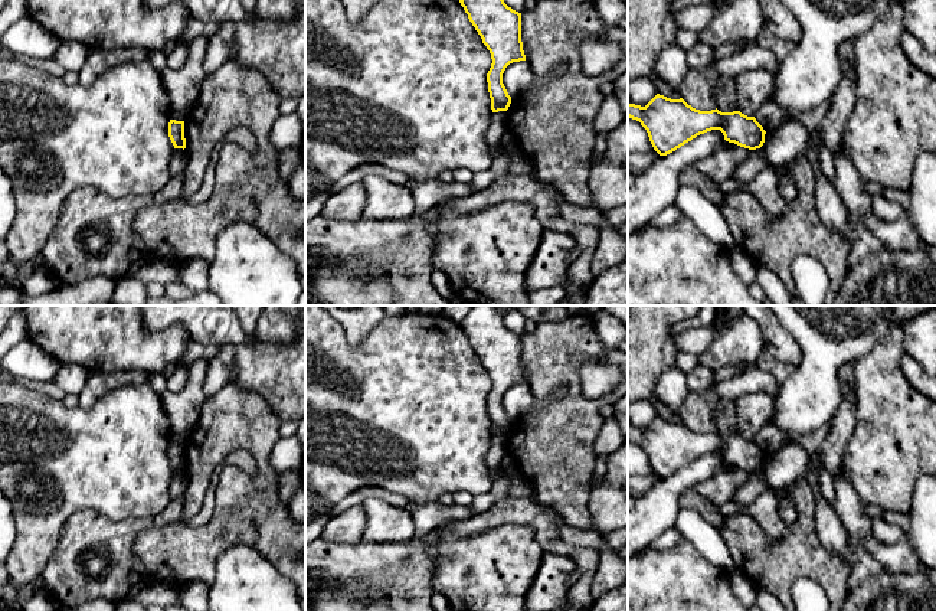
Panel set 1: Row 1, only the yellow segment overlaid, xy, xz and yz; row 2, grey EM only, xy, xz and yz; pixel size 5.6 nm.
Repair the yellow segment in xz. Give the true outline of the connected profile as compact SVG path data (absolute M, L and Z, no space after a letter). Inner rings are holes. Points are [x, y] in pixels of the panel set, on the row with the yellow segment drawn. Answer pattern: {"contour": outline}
{"contour": "M459 0L469 22L491 53L487 73L492 112L507 111L511 104L503 73L513 62L526 61L521 42L521 13L508 7L504 0Z"}

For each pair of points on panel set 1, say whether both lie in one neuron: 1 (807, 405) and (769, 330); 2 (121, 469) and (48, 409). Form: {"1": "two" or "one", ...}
{"1": "two", "2": "one"}

